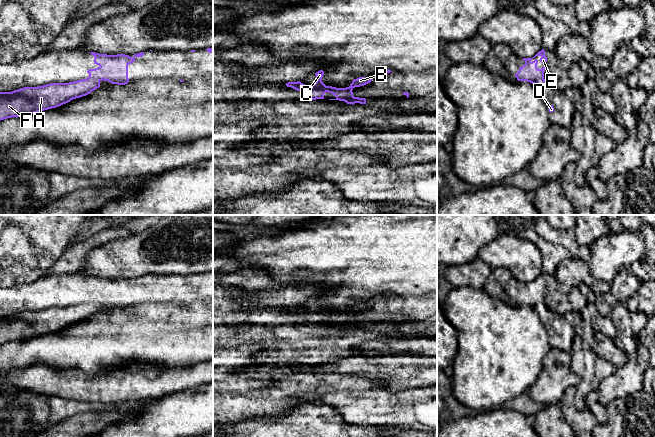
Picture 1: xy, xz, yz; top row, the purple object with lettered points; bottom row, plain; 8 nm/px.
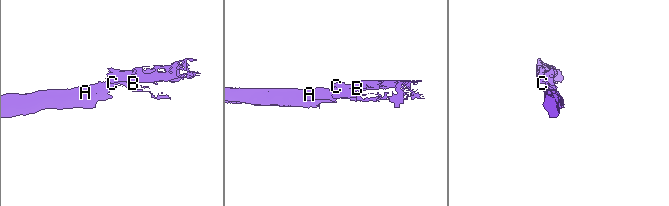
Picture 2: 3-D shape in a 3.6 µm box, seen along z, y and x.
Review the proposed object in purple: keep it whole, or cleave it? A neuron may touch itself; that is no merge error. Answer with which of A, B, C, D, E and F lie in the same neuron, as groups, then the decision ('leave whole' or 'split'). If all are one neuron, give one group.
groups A D F / B C E; split

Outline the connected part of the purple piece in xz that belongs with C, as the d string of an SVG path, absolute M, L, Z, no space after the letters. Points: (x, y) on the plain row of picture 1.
M320 294L320 295L316 296L315 299L317 301L317 304L312 309L307 310L307 309L301 307L300 305L298 305L298 306L301 309L303 309L304 311L310 312L311 314L321 314L324 318L326 316L328 316L328 317L333 318L336 321L335 323L329 323L329 324L344 325L347 328L352 328L352 329L355 328L355 327L366 328L366 323L365 322L354 321L352 314L355 311L364 310L364 309L370 307L373 303L373 300L359 301L357 303L354 303L349 311L336 312L336 311L332 311L332 310L326 310L322 306L322 301L324 299L323 294Z

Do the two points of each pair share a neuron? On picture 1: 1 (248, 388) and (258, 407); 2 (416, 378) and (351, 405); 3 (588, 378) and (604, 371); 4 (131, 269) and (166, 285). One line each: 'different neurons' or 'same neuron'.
1: different neurons
2: different neurons
3: same neuron
4: different neurons

